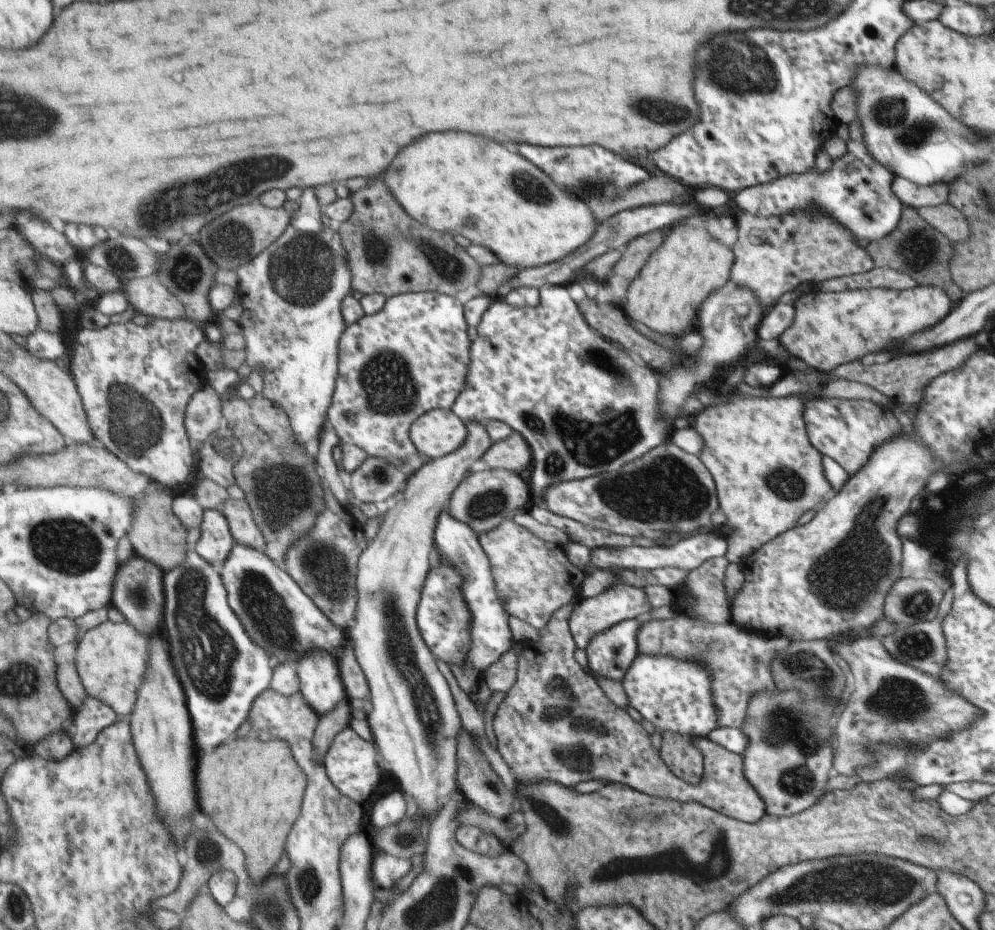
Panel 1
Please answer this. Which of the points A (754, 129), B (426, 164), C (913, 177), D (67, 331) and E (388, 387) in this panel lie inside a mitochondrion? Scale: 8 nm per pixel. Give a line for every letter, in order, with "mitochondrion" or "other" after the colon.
A: other
B: other
C: other
D: other
E: mitochondrion

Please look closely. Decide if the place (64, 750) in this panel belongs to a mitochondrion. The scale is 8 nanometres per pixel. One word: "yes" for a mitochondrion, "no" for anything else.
no

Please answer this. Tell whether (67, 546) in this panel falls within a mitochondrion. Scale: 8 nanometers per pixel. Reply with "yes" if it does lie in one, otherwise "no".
yes

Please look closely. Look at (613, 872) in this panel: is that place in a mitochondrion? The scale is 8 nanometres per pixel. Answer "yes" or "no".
yes

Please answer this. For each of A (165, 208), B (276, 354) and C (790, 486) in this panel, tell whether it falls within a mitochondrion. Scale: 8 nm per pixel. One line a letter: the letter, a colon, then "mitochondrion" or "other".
A: mitochondrion
B: other
C: mitochondrion

